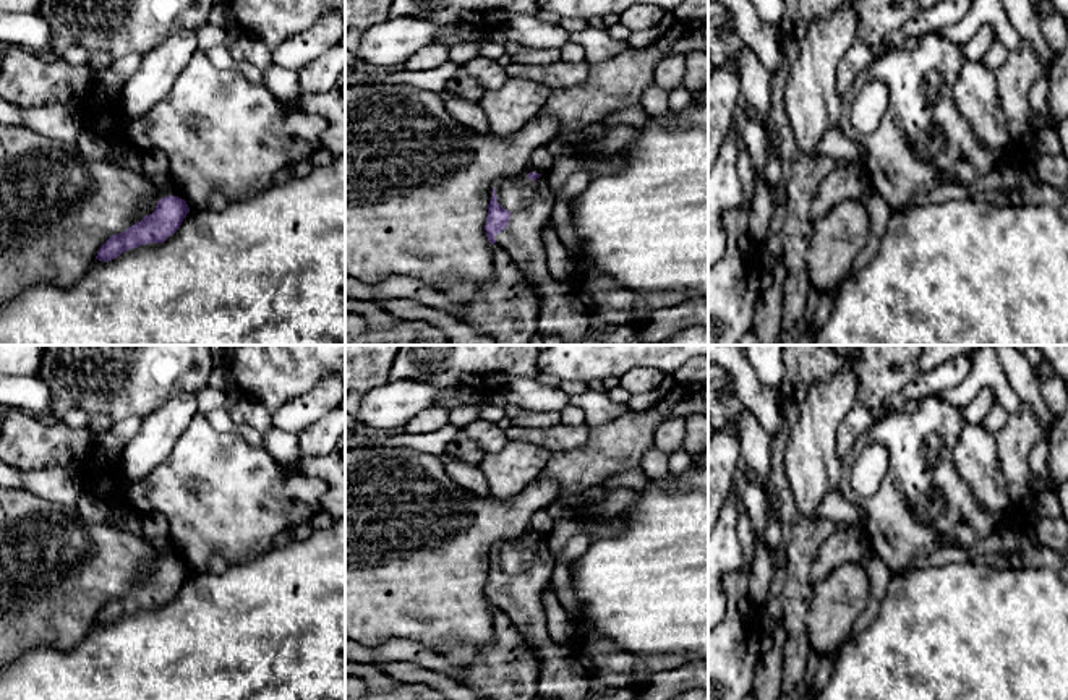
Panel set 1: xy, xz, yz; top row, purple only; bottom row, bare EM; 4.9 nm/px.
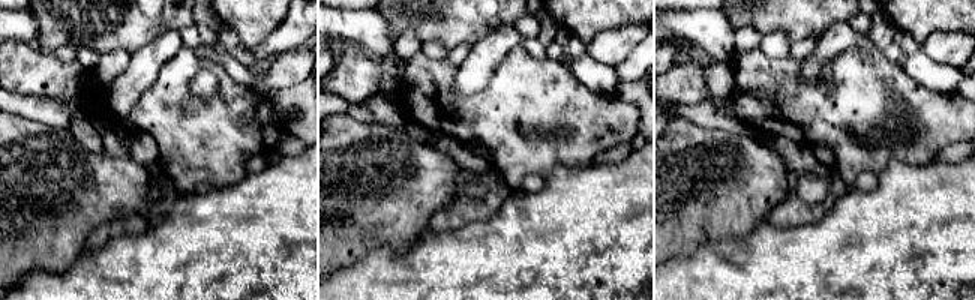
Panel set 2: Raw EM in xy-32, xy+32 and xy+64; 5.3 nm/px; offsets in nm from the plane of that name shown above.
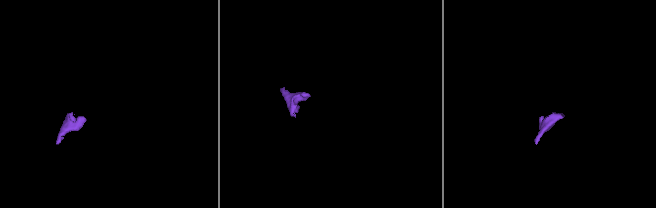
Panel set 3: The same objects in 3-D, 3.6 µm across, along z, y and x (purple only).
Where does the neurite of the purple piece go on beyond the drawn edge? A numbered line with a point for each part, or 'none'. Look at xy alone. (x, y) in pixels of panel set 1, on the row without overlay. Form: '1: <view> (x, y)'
none

